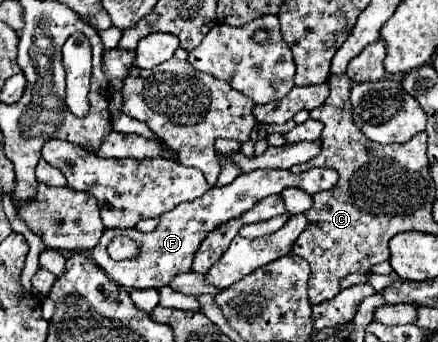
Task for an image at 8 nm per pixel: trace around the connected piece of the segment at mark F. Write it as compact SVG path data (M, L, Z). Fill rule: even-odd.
M262 169L262 171L252 171L248 175L238 175L230 185L210 187L206 191L206 195L202 195L194 201L182 203L182 205L174 207L172 211L168 211L166 215L162 215L158 227L152 233L144 235L144 233L138 233L136 229L106 229L102 239L98 241L98 247L94 247L94 251L88 251L88 255L120 287L126 287L126 289L150 289L150 287L160 289L162 285L168 285L174 275L190 271L192 257L194 257L196 249L200 247L202 239L212 229L216 229L218 225L226 223L228 219L238 217L244 211L252 209L260 199L264 199L268 195L274 195L274 193L280 193L286 187L300 187L306 193L312 195L312 193L326 191L326 189L334 187L336 181L338 181L338 173L332 171L332 169L310 169L310 171L300 173L300 175L294 175L286 169ZM116 235L124 235L128 239L134 239L142 247L142 255L138 255L138 259L126 259L126 261L110 259L106 247Z

